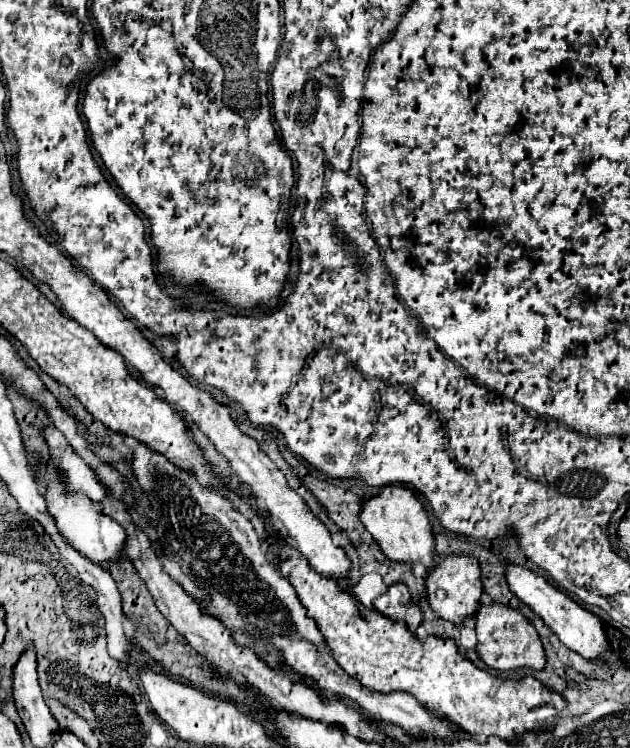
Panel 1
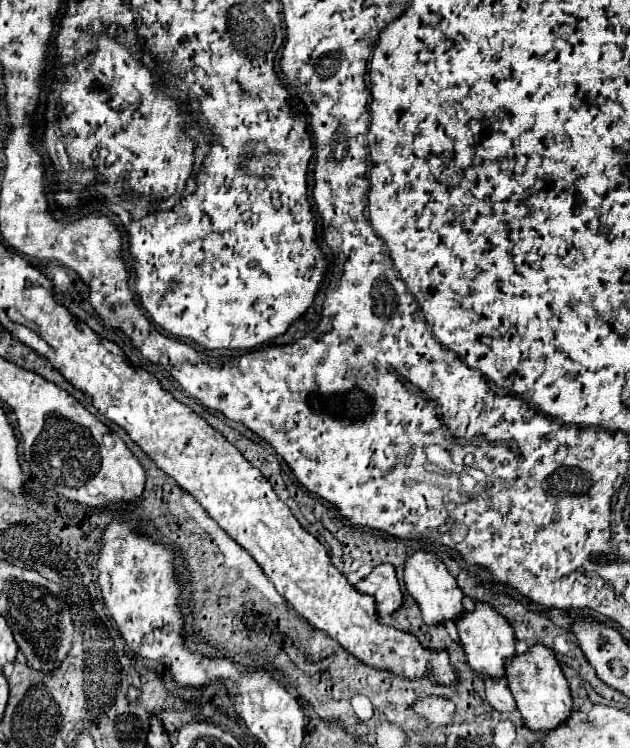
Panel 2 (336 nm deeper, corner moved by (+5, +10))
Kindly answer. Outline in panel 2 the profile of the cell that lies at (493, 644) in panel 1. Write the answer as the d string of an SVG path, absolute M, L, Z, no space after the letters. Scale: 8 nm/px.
M530 648L526 654L514 656L506 664L506 680L518 704L518 710L532 732L550 732L562 726L572 714L572 694L564 672L548 648Z

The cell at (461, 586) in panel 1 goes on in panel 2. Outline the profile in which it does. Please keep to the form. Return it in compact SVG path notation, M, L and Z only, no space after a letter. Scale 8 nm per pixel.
M476 604L474 612L466 612L460 620L456 620L456 626L464 654L474 674L478 674L480 678L502 678L506 660L516 656L514 628L510 628L510 624L502 620L502 616L498 616L488 604Z

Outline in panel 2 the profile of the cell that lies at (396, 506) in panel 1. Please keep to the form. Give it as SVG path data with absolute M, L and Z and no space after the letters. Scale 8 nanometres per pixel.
M416 552L412 556L408 556L406 560L406 572L404 572L404 580L406 580L406 588L412 594L412 598L418 602L422 618L428 626L440 626L446 620L456 622L458 618L462 618L464 614L464 606L462 606L462 590L458 588L456 580L450 576L450 572L446 570L446 566L430 552Z

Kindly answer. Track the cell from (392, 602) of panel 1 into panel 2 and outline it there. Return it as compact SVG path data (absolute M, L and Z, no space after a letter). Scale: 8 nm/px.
M392 564L376 566L366 578L356 584L356 590L374 596L378 616L390 616L402 604L402 590Z

